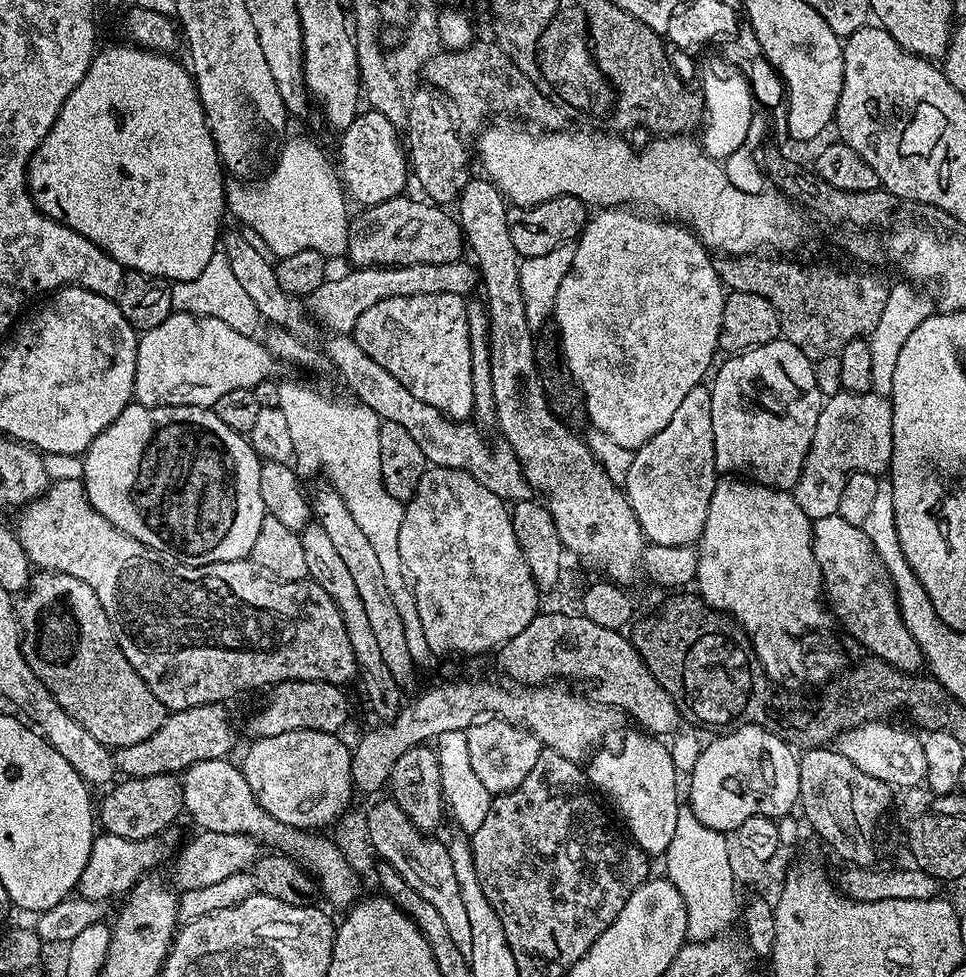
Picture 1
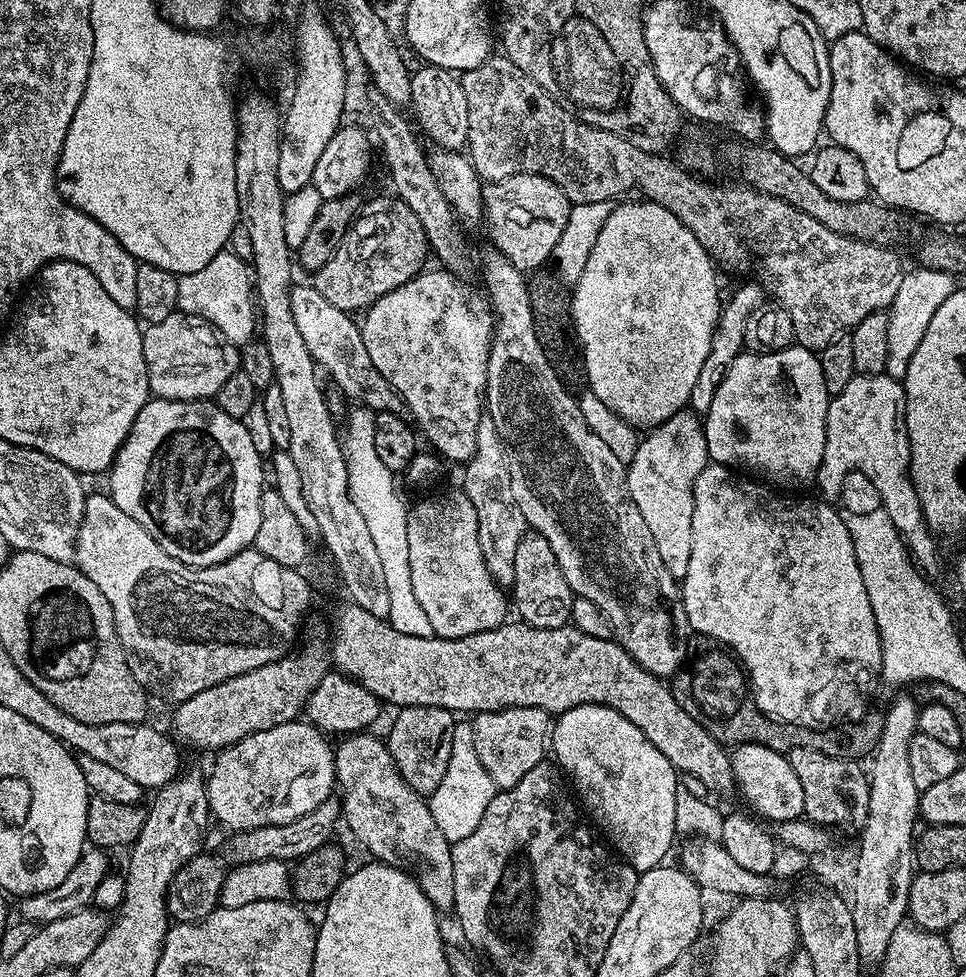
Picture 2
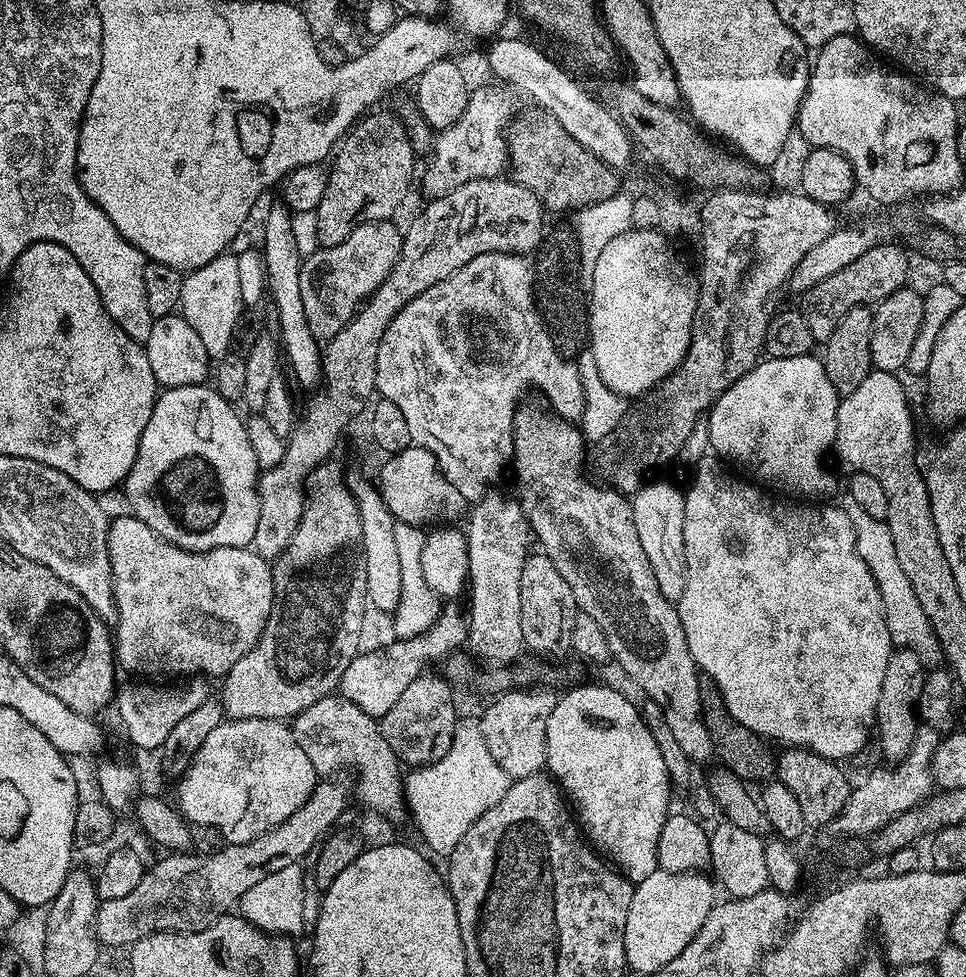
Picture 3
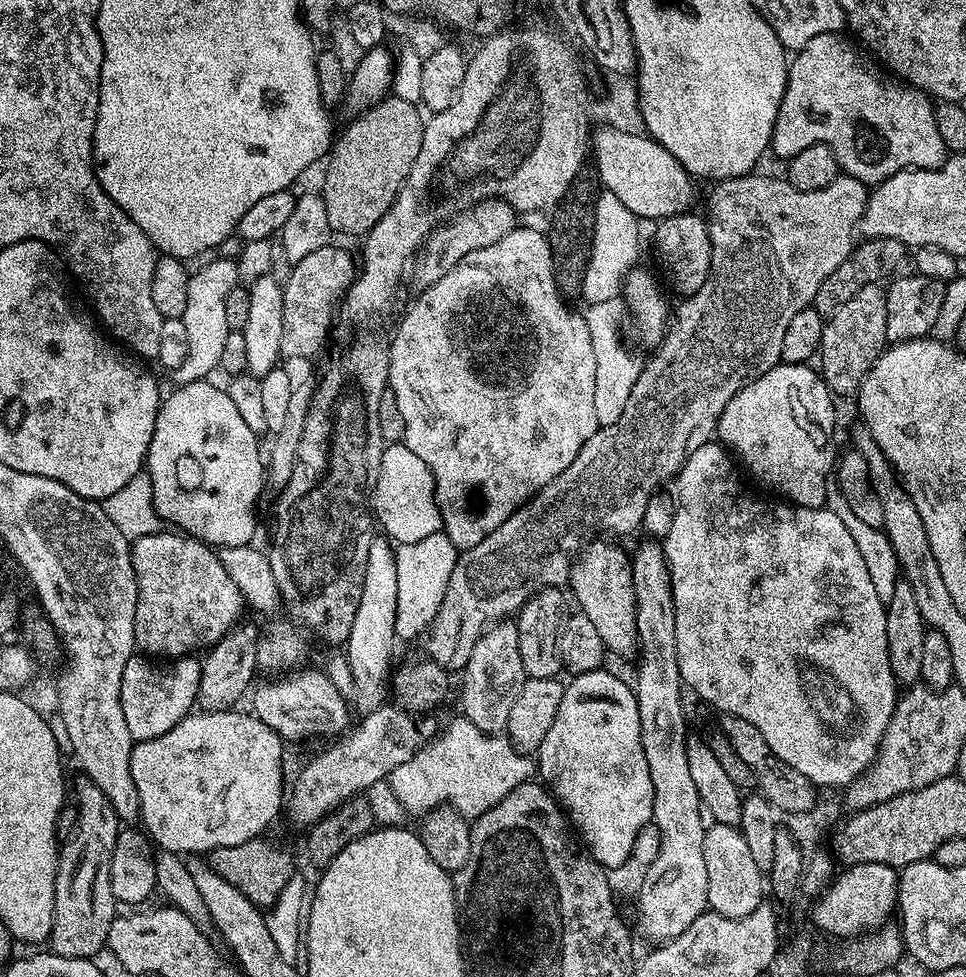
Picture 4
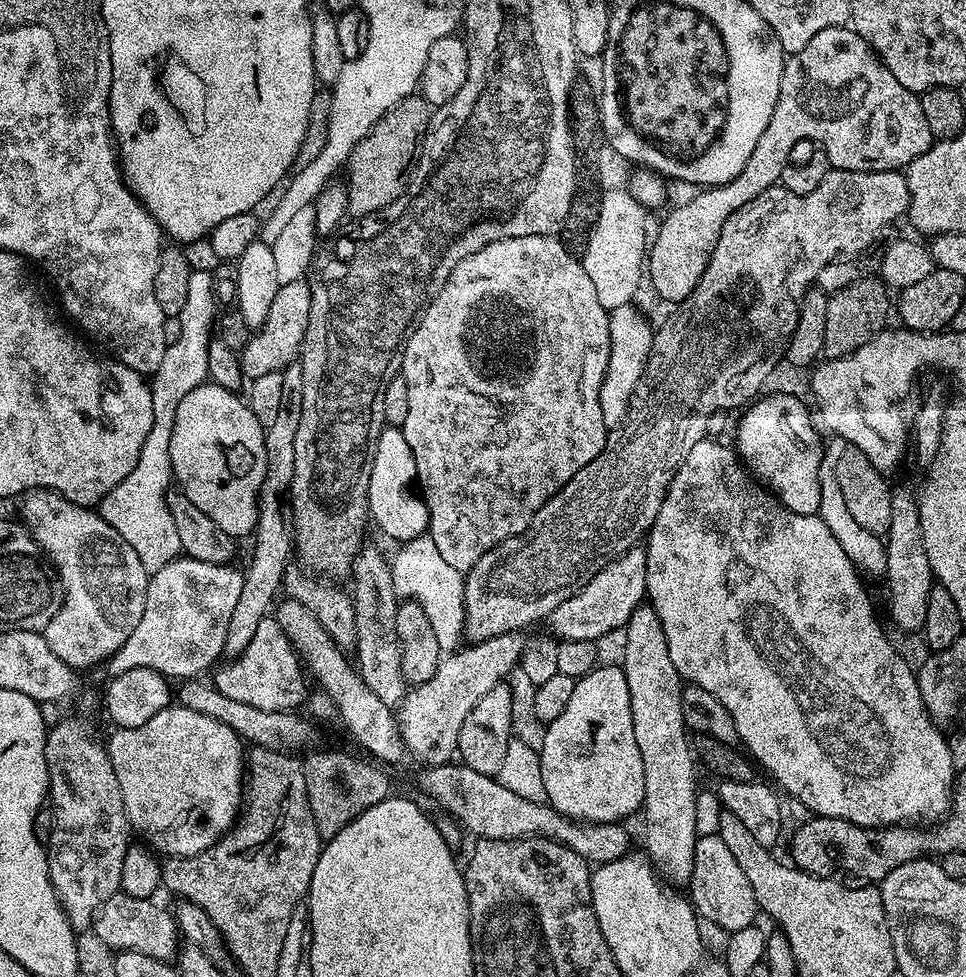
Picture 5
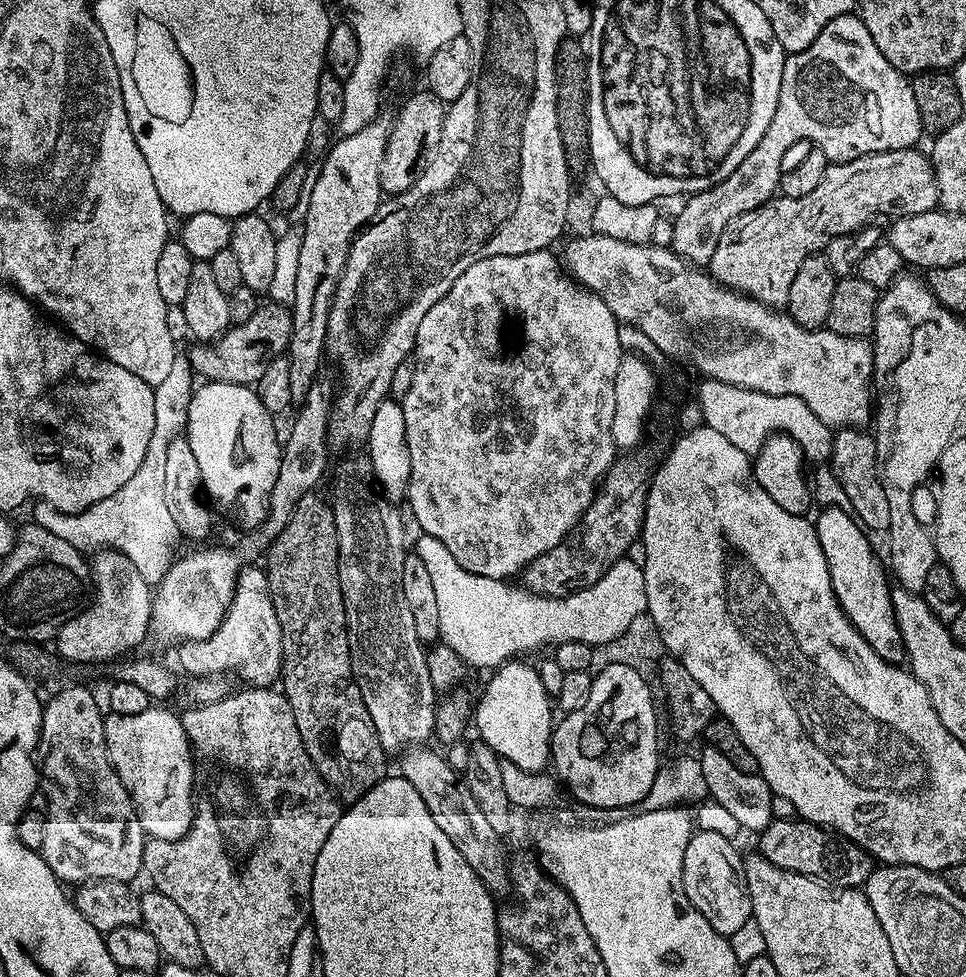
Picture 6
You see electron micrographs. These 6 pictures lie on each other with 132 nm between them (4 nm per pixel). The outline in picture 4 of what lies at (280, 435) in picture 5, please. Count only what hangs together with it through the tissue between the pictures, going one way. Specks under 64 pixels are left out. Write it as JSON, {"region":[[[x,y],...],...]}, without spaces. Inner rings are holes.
{"region":[[[237,623],[216,644],[203,653],[200,660],[200,681],[196,699],[199,707],[205,712],[226,712],[237,707],[240,699],[253,687],[257,679],[256,642],[258,631],[252,624]]]}

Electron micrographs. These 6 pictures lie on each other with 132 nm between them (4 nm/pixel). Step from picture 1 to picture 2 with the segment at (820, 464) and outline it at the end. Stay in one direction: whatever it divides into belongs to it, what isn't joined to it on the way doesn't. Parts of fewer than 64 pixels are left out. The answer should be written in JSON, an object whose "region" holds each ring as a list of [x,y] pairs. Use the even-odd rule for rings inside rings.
{"region":[[[856,374],[841,393],[828,401],[826,414],[826,450],[822,450],[822,466],[814,481],[825,501],[836,502],[840,487],[851,472],[861,472],[878,486],[883,511],[896,522],[896,529],[908,548],[917,568],[925,576],[935,577],[940,568],[940,548],[937,537],[928,528],[922,514],[922,502],[914,488],[910,466],[910,442],[906,434],[906,402],[901,381],[886,374],[861,376]]]}

